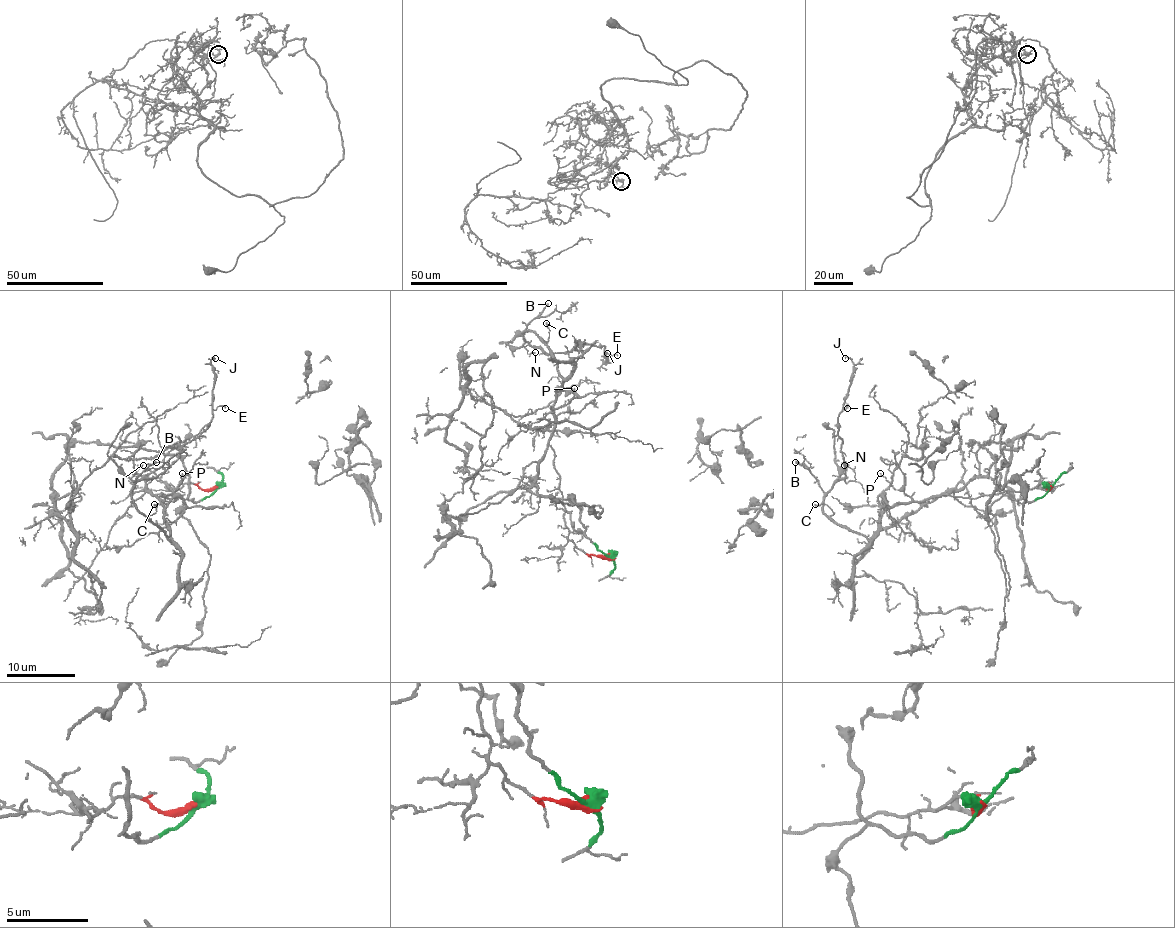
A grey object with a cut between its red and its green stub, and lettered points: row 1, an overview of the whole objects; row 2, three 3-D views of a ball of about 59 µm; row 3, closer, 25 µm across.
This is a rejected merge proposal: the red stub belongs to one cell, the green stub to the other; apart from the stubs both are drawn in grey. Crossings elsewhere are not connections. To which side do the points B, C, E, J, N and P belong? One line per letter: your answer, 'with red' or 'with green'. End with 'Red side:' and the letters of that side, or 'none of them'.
B: with red
C: with red
E: with red
J: with red
N: with red
P: with red
Red side: B, C, E, J, N, P

